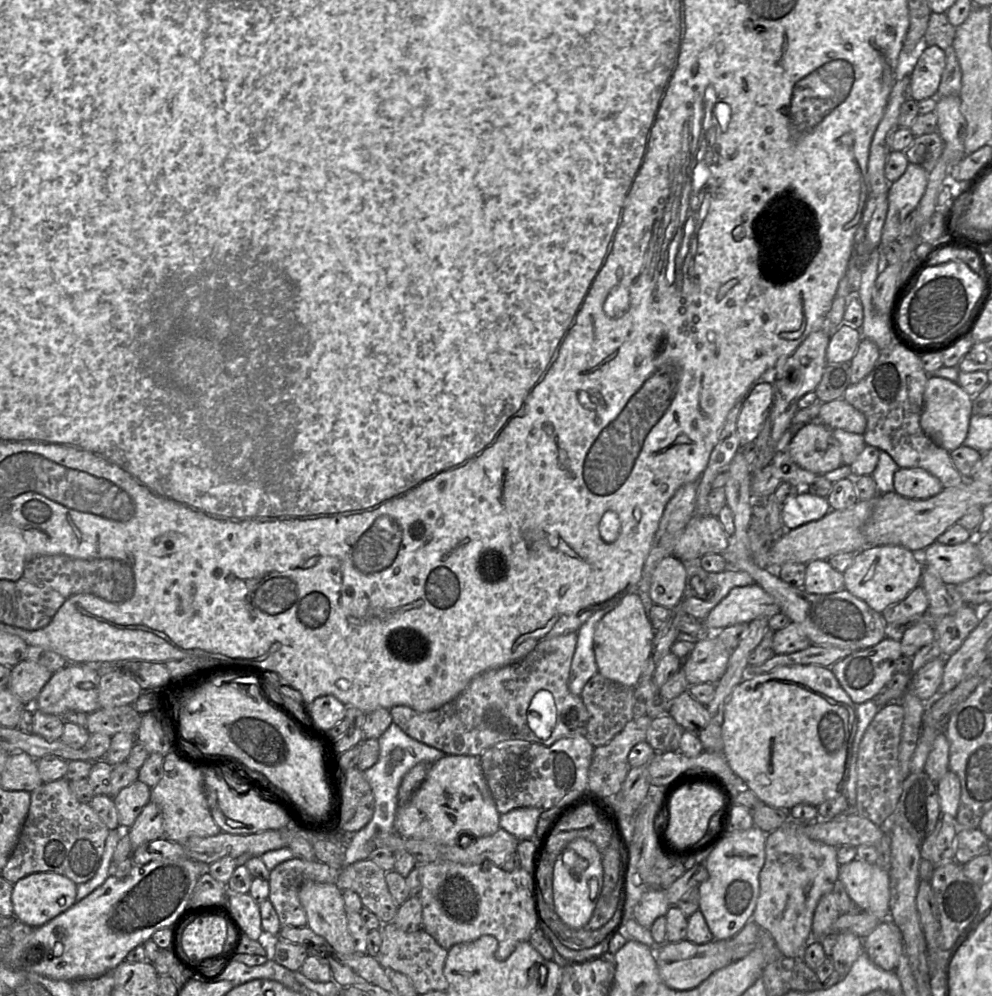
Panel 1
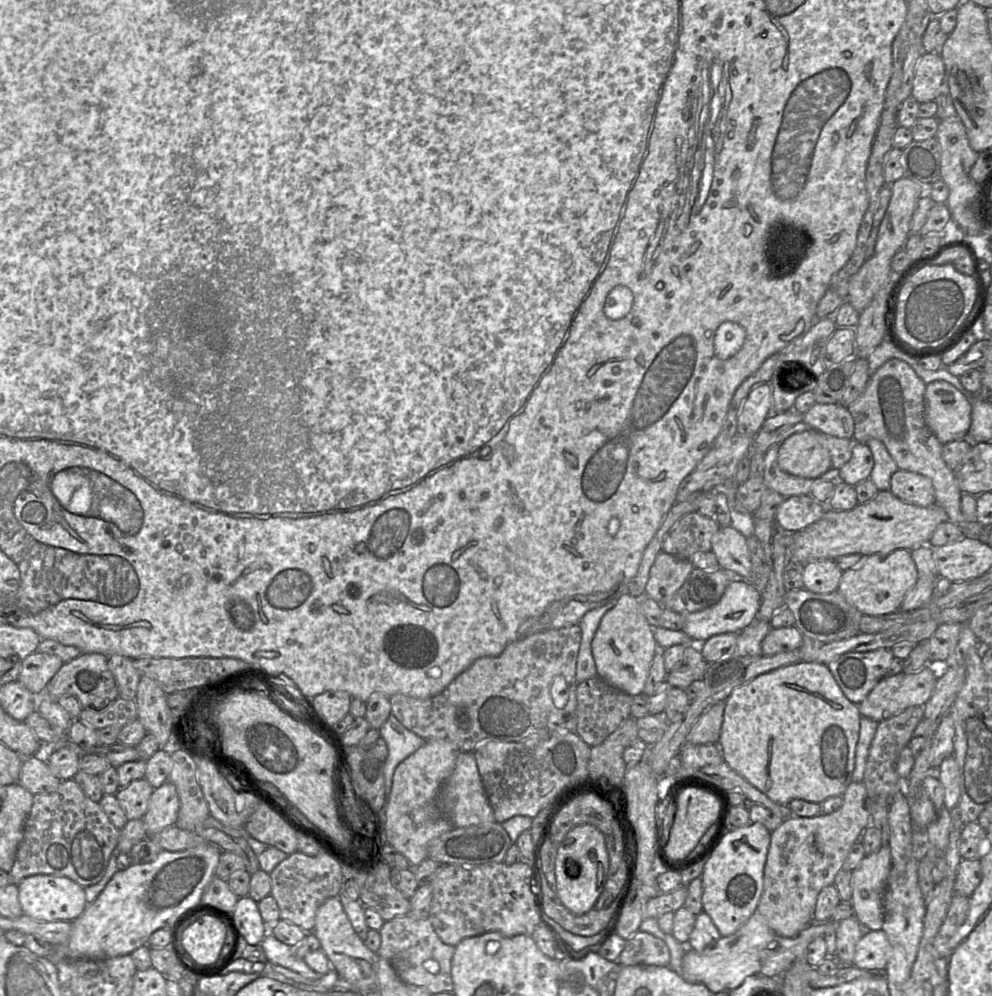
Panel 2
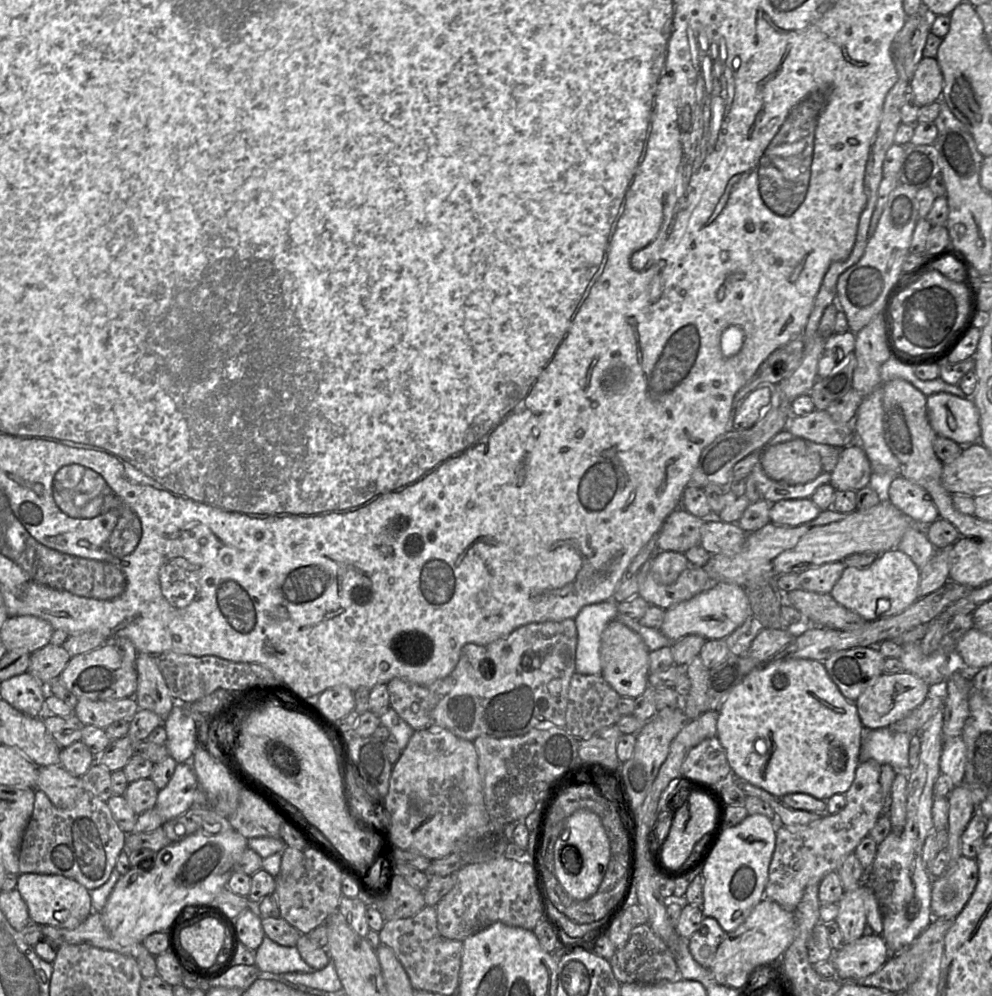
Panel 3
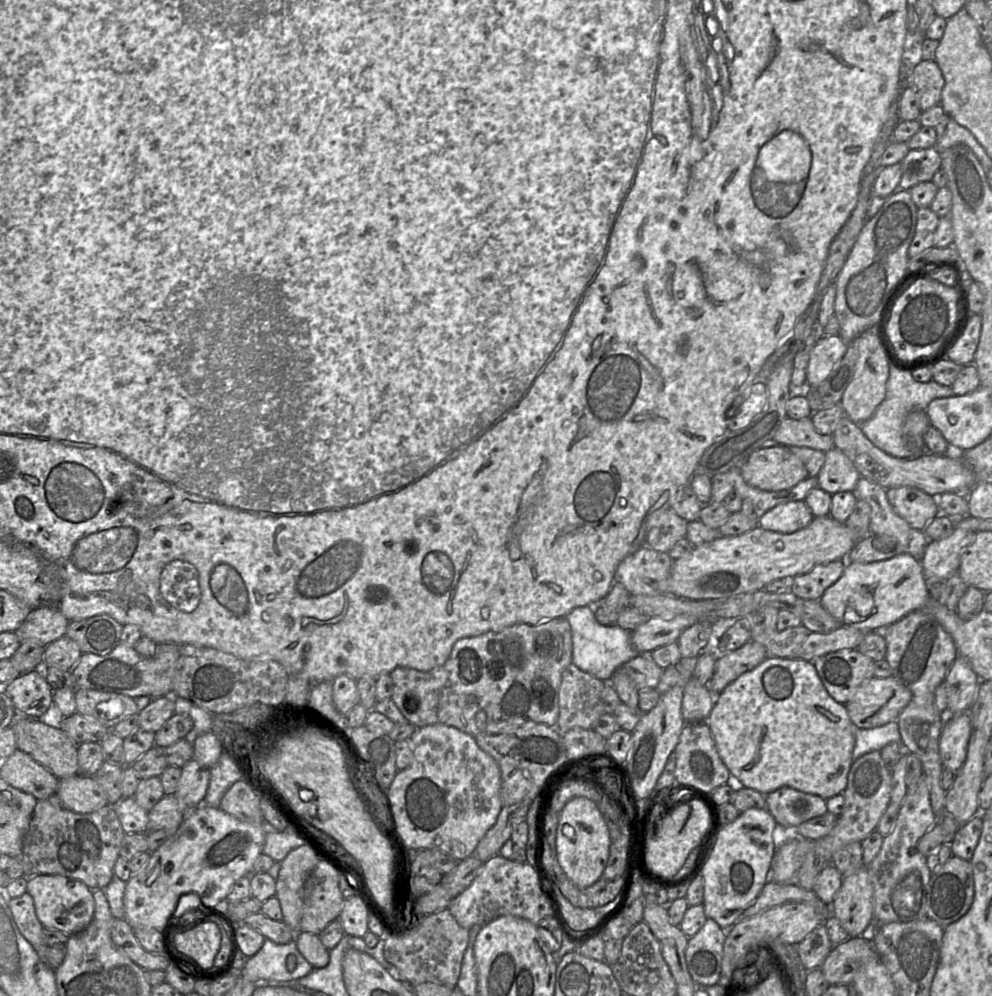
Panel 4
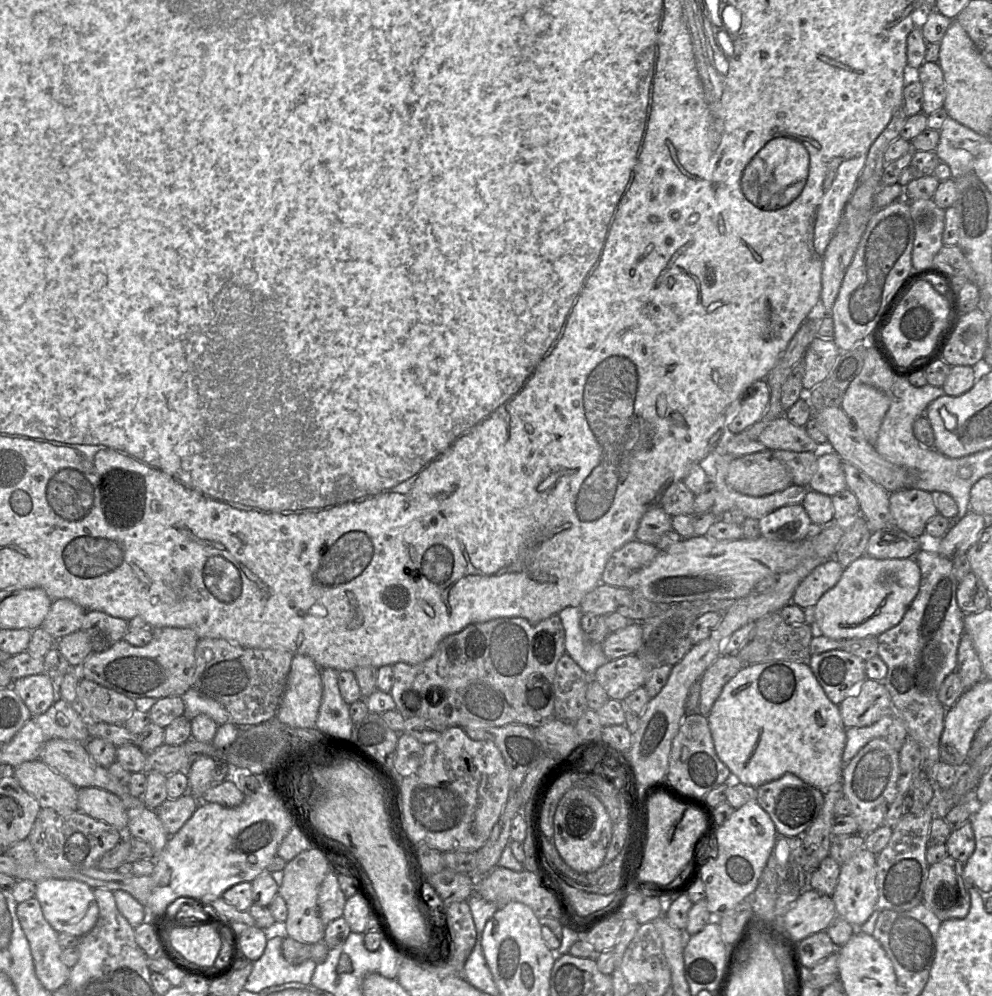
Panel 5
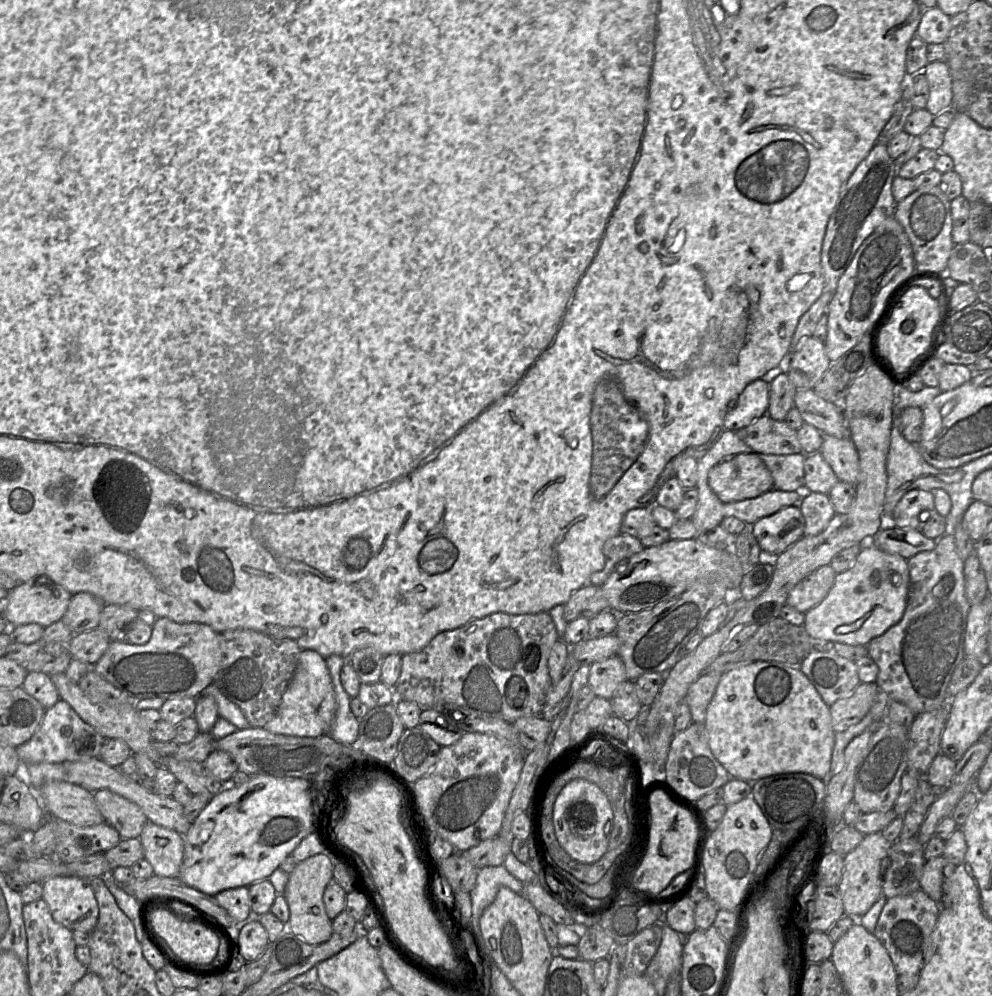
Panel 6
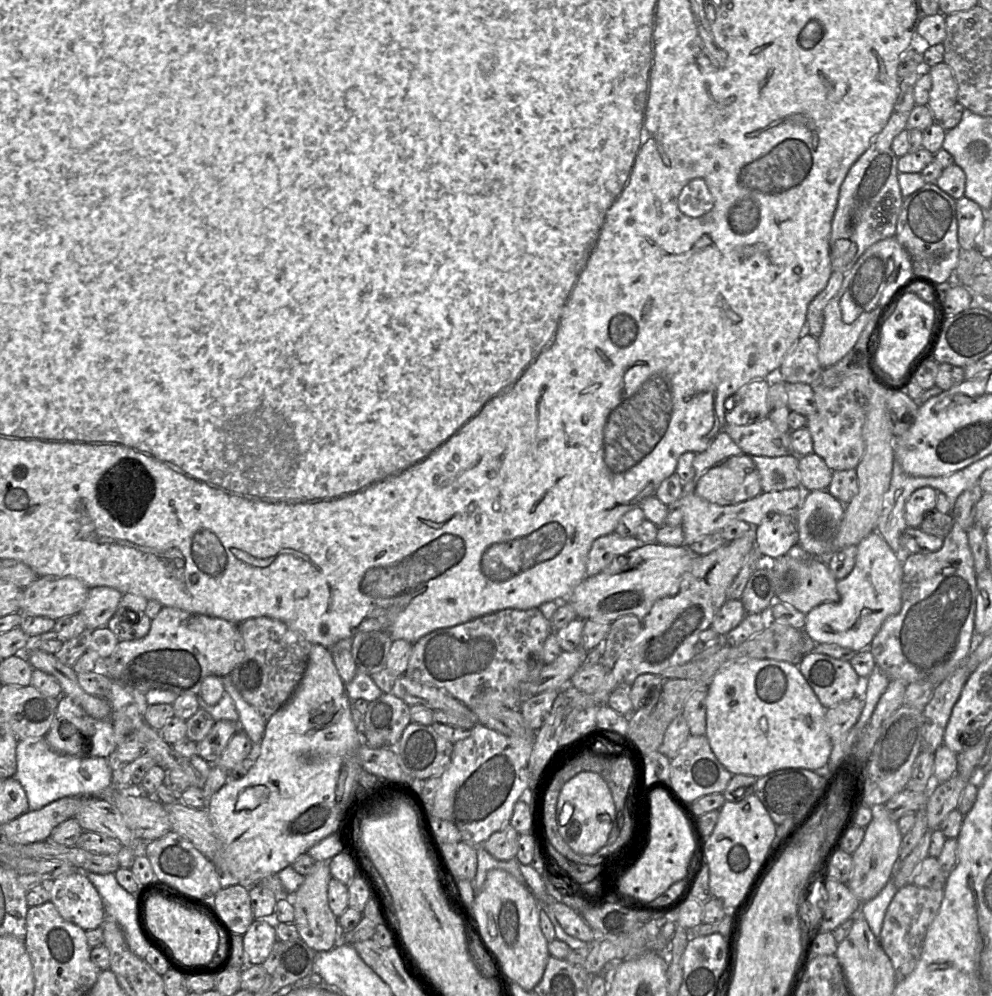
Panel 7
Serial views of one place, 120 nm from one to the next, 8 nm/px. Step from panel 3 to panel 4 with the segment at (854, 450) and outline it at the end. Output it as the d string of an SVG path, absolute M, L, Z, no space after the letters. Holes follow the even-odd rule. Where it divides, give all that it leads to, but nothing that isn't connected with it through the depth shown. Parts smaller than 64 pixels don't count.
M834 447L825 452L824 464L817 475L817 487L831 495L845 491L853 492L860 477L850 459Z

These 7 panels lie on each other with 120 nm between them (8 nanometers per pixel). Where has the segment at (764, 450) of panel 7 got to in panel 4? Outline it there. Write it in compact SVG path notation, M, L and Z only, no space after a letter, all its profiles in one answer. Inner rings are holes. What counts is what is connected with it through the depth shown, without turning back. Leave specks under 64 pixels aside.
M786 417L772 439L777 445L808 447L824 453L834 448L833 436L817 432L811 417L800 420Z

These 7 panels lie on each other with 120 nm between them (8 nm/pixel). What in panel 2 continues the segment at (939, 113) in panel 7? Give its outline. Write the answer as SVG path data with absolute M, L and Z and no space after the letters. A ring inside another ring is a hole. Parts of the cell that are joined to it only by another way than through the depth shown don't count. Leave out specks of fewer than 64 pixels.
M924 52L916 65L911 95L919 104L935 101L944 78L945 65L941 55Z

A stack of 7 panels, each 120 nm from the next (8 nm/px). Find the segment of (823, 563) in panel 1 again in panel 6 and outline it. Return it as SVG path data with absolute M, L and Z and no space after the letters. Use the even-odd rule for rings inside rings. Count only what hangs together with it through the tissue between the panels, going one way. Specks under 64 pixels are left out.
M830 565L819 567L793 587L786 603L806 613L825 599L834 585L836 575Z

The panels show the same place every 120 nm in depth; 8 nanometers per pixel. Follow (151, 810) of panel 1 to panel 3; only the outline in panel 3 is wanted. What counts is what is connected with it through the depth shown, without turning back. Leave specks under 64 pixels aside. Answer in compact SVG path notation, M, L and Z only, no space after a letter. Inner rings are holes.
M190 762L177 764L165 788L159 790L155 808L169 821L187 812L195 803L199 784Z

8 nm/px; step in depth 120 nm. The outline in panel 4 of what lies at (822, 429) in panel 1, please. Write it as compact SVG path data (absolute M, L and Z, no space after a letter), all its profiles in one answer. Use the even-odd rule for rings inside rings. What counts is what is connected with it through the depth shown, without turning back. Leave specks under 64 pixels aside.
M775 445L752 452L739 466L743 480L763 491L782 491L807 478L805 465L789 447Z

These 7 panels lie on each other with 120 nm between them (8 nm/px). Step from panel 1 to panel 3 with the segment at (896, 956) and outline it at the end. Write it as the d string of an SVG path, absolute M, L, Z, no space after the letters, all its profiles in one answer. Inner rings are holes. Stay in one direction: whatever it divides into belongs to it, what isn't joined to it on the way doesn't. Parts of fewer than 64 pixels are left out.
M879 934L862 936L835 949L831 959L839 980L862 979L877 972L891 957L886 941Z

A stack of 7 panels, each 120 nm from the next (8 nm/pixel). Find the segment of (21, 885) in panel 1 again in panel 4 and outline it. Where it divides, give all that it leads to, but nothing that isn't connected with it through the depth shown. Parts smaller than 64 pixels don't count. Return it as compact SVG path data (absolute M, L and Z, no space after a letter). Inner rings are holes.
M33 875L33 876L23 876L23 877L27 878L26 891L33 898L37 918L39 919L43 927L57 929L66 935L73 935L73 934L83 931L89 925L94 914L94 908L95 908L94 899L93 899L92 889L90 889L82 881L74 879L74 878L70 878L67 876L63 876L63 875Z

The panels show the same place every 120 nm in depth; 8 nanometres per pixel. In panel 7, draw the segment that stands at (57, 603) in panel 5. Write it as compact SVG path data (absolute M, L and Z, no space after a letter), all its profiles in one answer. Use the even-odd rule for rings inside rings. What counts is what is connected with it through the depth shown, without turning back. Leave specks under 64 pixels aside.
M99 586L89 589L87 599L80 611L87 631L104 627L114 616L123 594L110 587Z

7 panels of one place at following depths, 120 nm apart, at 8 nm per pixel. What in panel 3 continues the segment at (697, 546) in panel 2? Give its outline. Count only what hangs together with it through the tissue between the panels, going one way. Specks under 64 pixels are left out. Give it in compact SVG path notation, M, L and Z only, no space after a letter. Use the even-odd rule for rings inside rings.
M682 508L674 510L656 535L656 552L685 553L700 546L701 528L705 519L698 518Z

